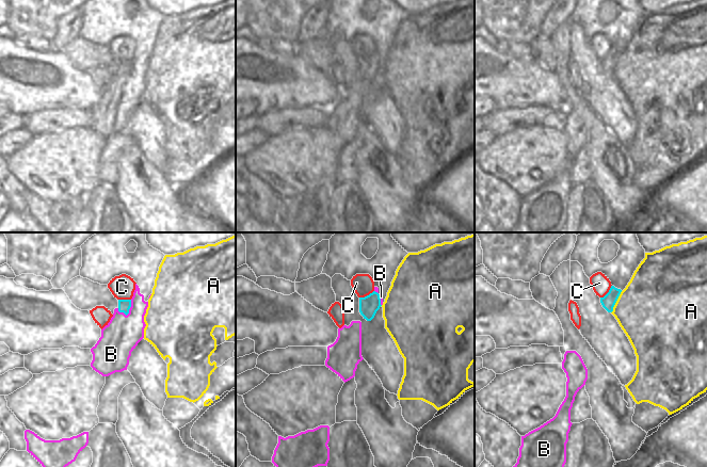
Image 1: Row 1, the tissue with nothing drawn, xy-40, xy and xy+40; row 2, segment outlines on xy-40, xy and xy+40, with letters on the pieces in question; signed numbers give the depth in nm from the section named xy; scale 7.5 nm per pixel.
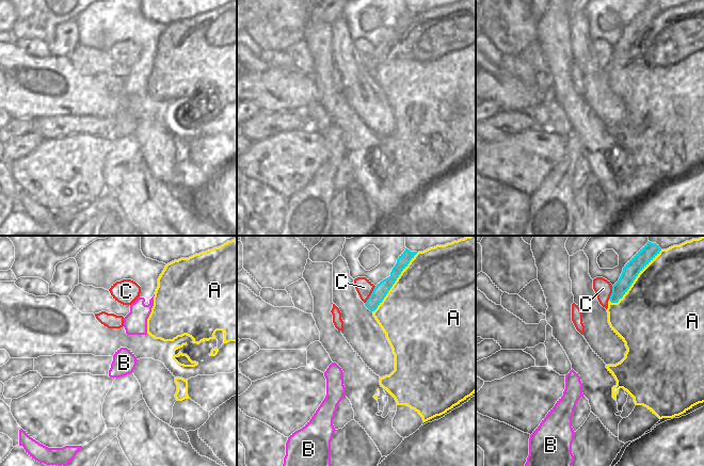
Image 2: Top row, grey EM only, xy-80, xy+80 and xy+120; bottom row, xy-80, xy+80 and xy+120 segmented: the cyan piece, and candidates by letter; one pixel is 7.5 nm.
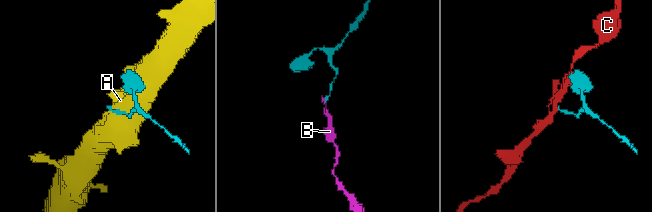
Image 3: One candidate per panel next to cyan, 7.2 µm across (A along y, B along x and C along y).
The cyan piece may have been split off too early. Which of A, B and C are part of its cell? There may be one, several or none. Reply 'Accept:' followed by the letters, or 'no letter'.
Accept: B

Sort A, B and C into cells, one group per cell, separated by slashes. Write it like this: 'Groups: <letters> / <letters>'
Groups: A / B / C.

